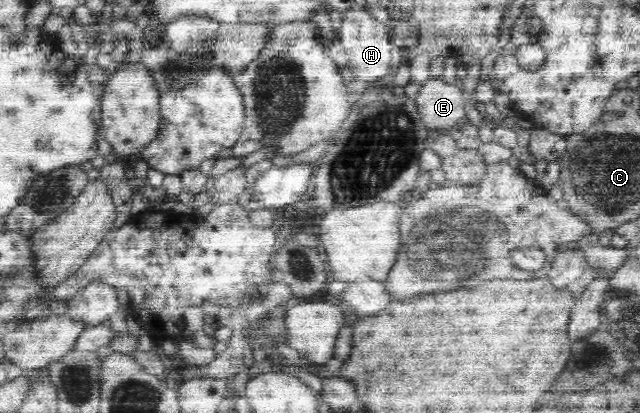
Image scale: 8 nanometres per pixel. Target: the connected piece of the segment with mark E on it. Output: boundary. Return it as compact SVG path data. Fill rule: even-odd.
M432 78L419 88L415 98L422 122L440 134L459 128L466 119L463 88Z

